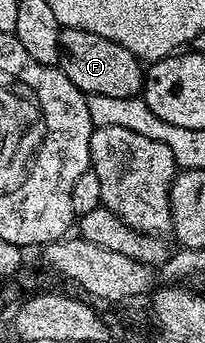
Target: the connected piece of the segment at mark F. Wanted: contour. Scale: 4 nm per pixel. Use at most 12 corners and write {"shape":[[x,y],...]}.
{"shape":[[62,28],[61,72],[89,96],[131,98],[145,82],[131,50]]}

